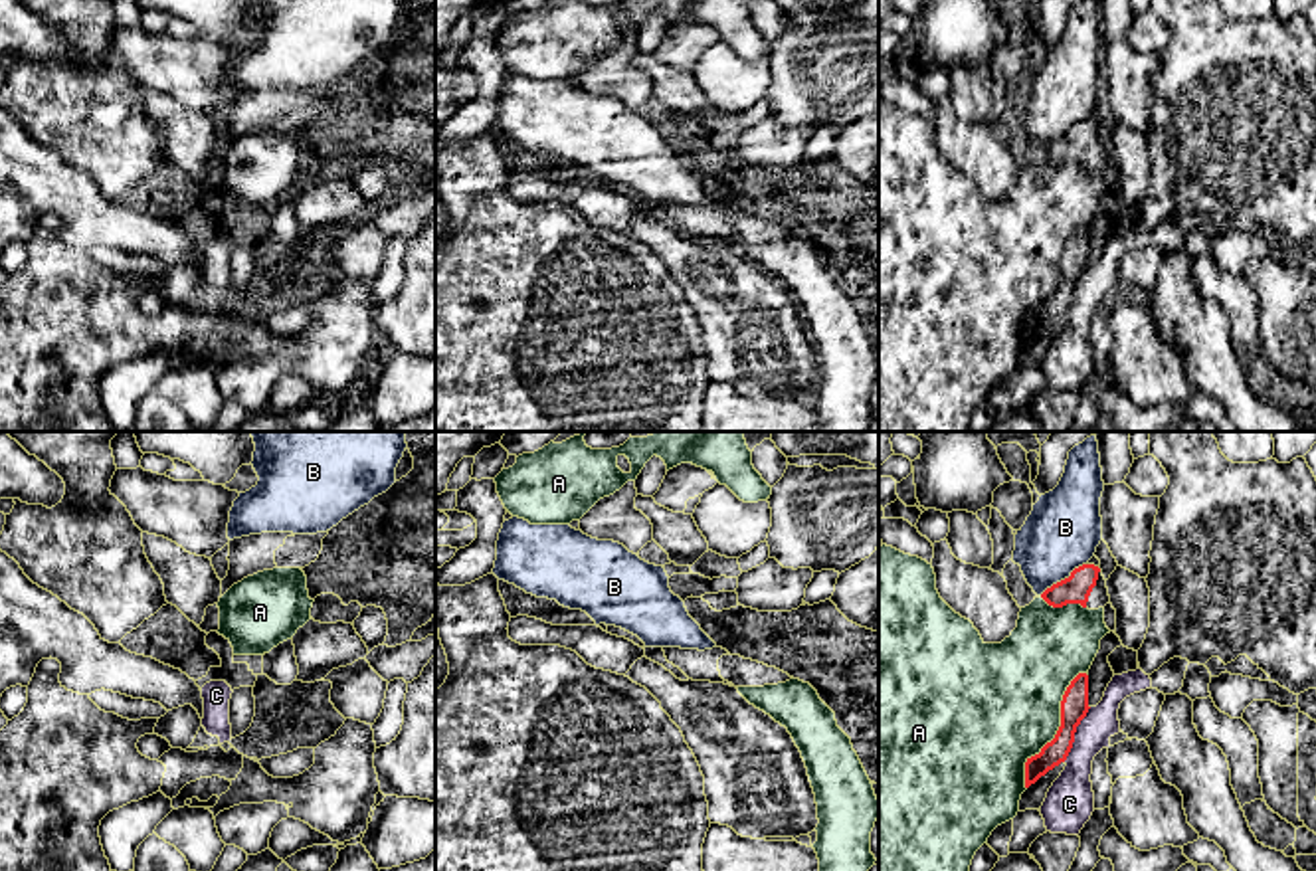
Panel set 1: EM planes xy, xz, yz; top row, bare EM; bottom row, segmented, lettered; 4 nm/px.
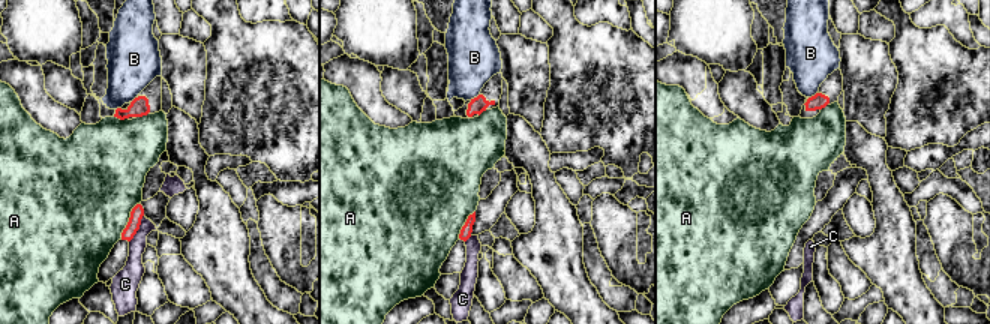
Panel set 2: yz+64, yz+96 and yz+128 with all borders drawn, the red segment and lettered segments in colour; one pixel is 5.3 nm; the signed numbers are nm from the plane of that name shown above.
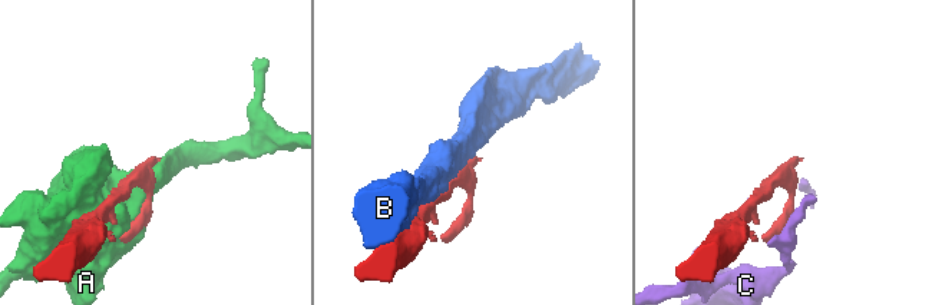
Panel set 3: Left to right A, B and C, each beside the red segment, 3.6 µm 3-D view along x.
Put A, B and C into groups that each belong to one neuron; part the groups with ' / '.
A / B / C

